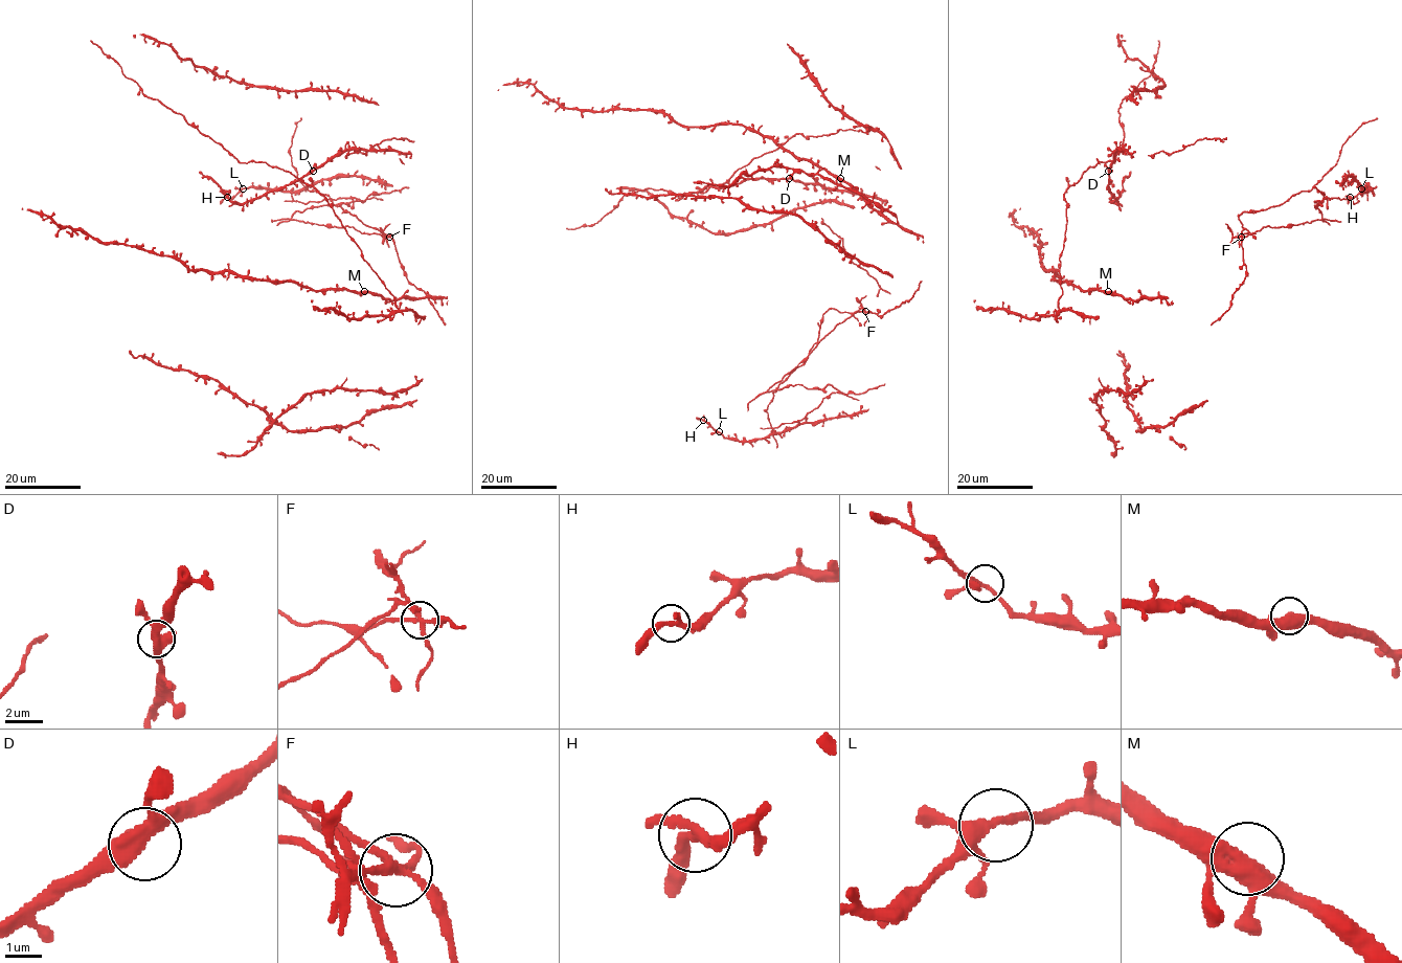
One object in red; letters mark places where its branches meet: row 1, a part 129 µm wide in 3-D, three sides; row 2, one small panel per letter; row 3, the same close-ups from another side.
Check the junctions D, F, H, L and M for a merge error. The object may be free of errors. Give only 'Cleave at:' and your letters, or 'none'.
Cleave at: F

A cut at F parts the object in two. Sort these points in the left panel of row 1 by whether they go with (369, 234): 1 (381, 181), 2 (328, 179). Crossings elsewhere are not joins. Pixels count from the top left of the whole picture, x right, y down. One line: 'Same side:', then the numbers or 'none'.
Same side: none

